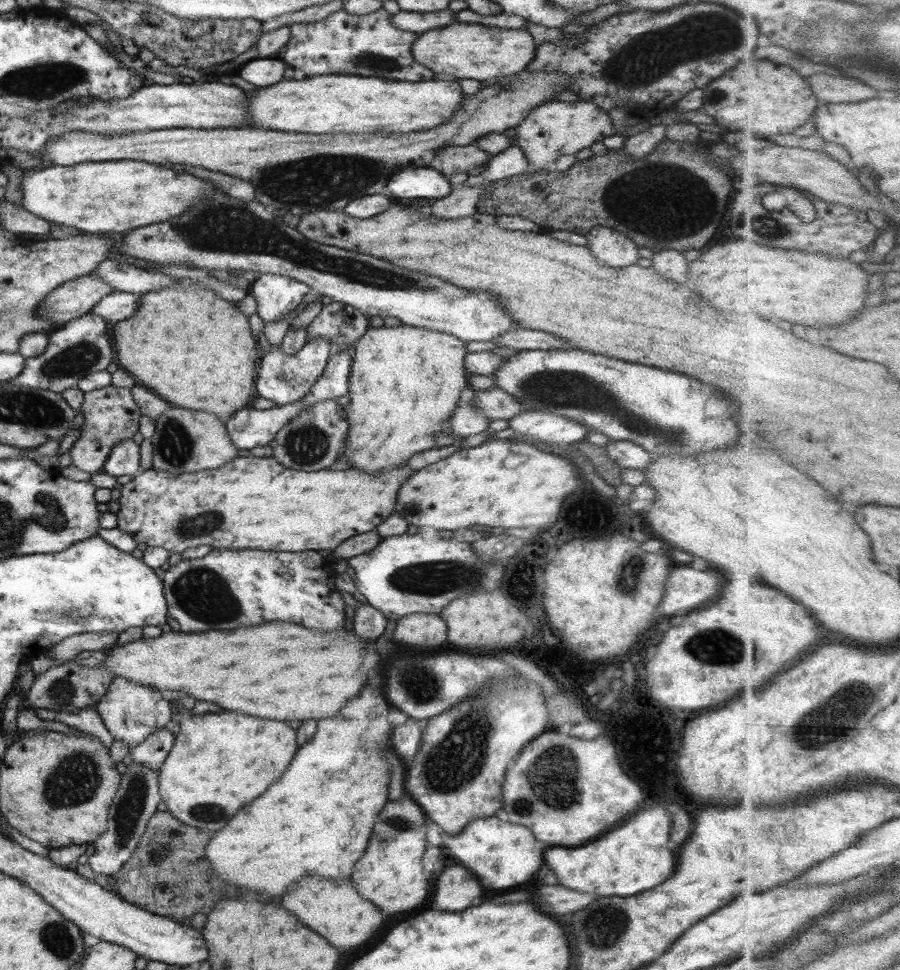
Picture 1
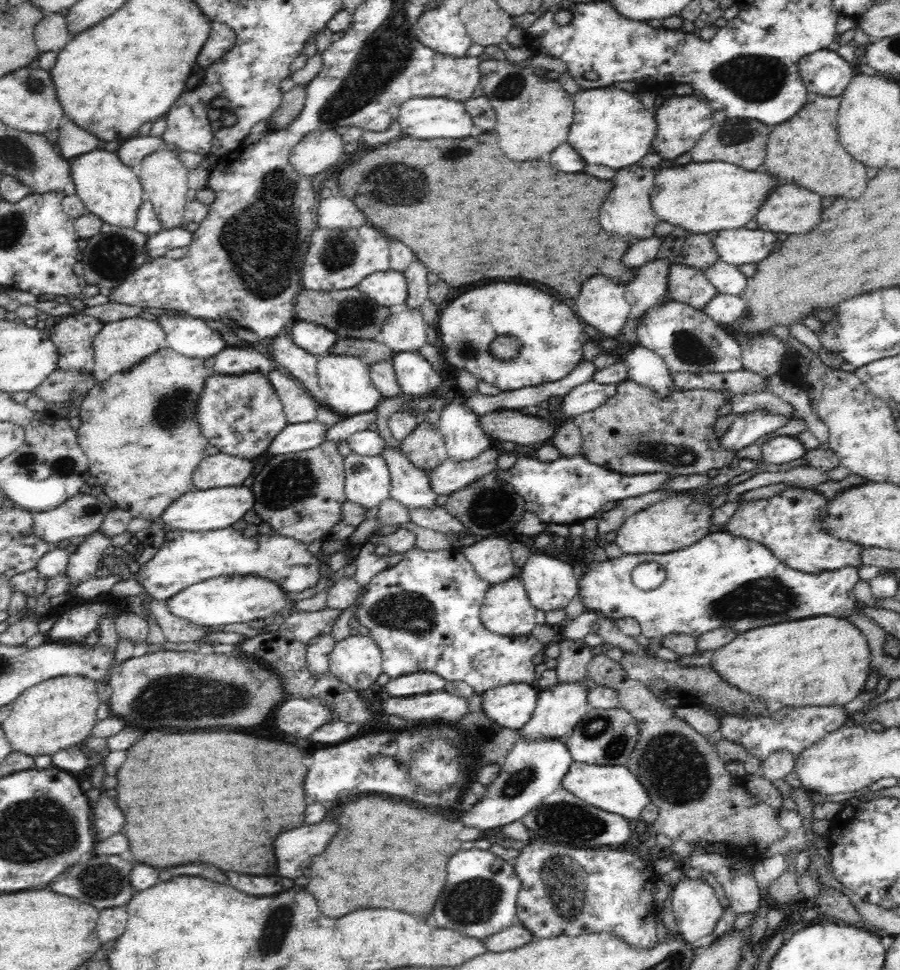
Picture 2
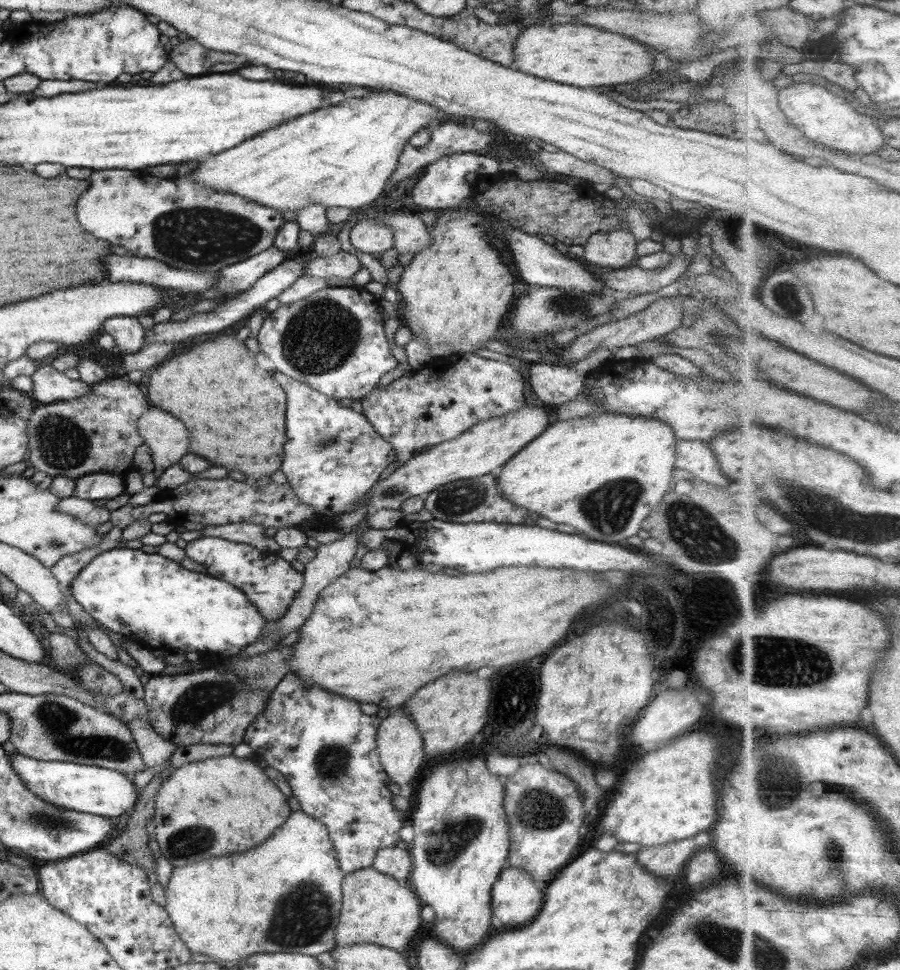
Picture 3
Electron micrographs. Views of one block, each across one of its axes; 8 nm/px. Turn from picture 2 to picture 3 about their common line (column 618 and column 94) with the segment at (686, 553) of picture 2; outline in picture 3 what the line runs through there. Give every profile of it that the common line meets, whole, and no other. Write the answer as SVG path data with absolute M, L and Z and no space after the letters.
M116 547L102 552L70 582L70 594L108 632L134 639L151 650L162 649L165 652L182 650L186 653L194 651L201 656L205 653L214 653L226 658L238 656L244 647L260 639L262 629L269 622L246 599L244 593L225 580L206 572L188 570L158 553L146 554L141 549Z

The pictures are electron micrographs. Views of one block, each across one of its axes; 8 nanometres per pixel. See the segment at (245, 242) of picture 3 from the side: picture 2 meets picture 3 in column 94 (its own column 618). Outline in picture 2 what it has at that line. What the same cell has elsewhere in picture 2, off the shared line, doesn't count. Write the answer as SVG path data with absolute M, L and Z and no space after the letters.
M638 164L624 168L614 178L614 190L608 194L606 202L600 208L600 226L604 232L616 234L616 236L628 236L628 238L650 238L654 235L654 228L661 220L652 210L651 196L654 190L654 172L648 168L642 168Z

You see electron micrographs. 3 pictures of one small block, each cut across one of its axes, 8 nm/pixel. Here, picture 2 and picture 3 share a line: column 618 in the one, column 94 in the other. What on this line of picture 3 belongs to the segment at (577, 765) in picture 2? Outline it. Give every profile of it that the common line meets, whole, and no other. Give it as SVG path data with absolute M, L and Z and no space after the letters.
M20 753L9 755L9 759L25 787L44 803L54 807L112 818L124 812L129 813L131 808L136 806L136 799L140 794L136 793L134 788L133 776L118 770L73 762L41 761Z

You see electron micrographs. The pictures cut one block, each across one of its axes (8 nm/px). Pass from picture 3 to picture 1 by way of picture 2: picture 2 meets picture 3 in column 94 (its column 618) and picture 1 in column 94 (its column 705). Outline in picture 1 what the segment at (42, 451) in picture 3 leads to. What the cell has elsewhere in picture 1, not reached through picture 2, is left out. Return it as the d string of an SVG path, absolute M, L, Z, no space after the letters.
M115 385L92 389L92 391L84 393L84 401L82 401L82 407L78 412L82 414L84 423L79 428L80 437L69 450L70 458L72 466L93 475L102 471L108 454L112 452L112 448L118 442L130 440L136 436L142 414L138 403L132 397L132 391L129 388Z

